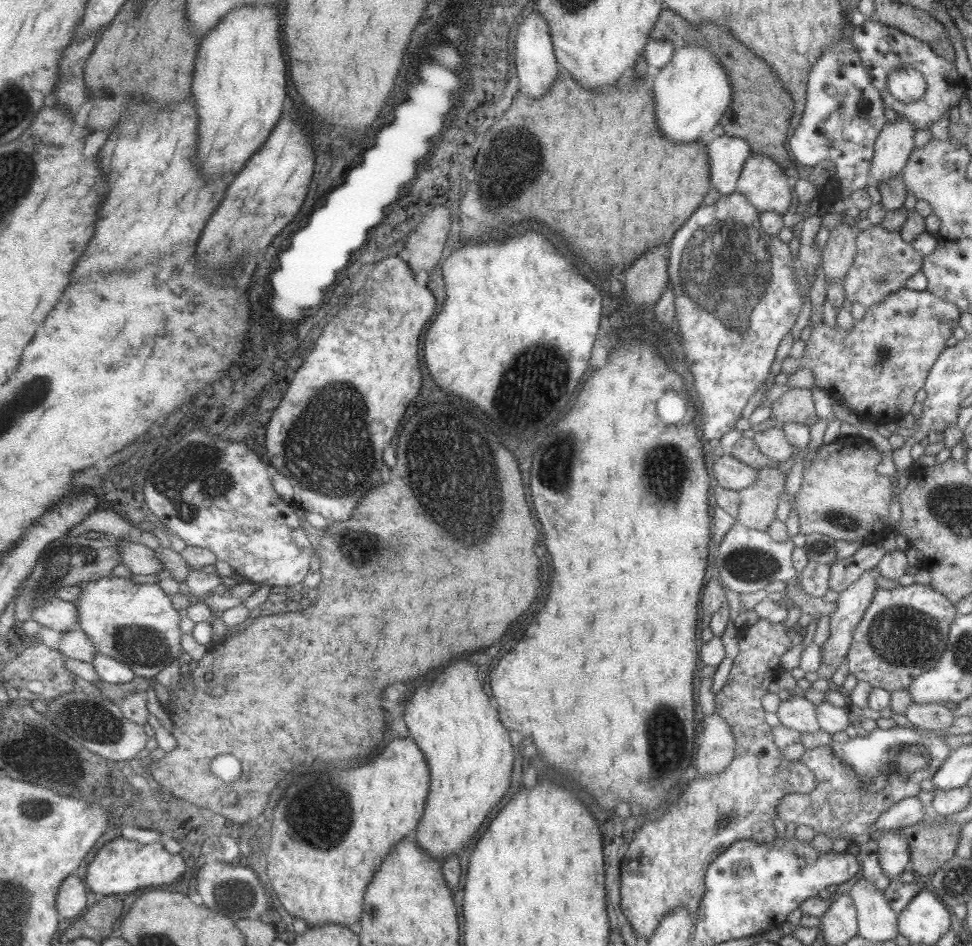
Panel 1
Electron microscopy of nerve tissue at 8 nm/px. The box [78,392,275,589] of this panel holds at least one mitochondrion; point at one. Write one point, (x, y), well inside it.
(199, 477)

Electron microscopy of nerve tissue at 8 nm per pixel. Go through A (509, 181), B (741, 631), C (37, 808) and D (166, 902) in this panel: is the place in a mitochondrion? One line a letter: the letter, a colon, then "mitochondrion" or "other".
A: mitochondrion
B: other
C: mitochondrion
D: other

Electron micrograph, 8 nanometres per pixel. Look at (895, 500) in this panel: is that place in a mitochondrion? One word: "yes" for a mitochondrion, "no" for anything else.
no

